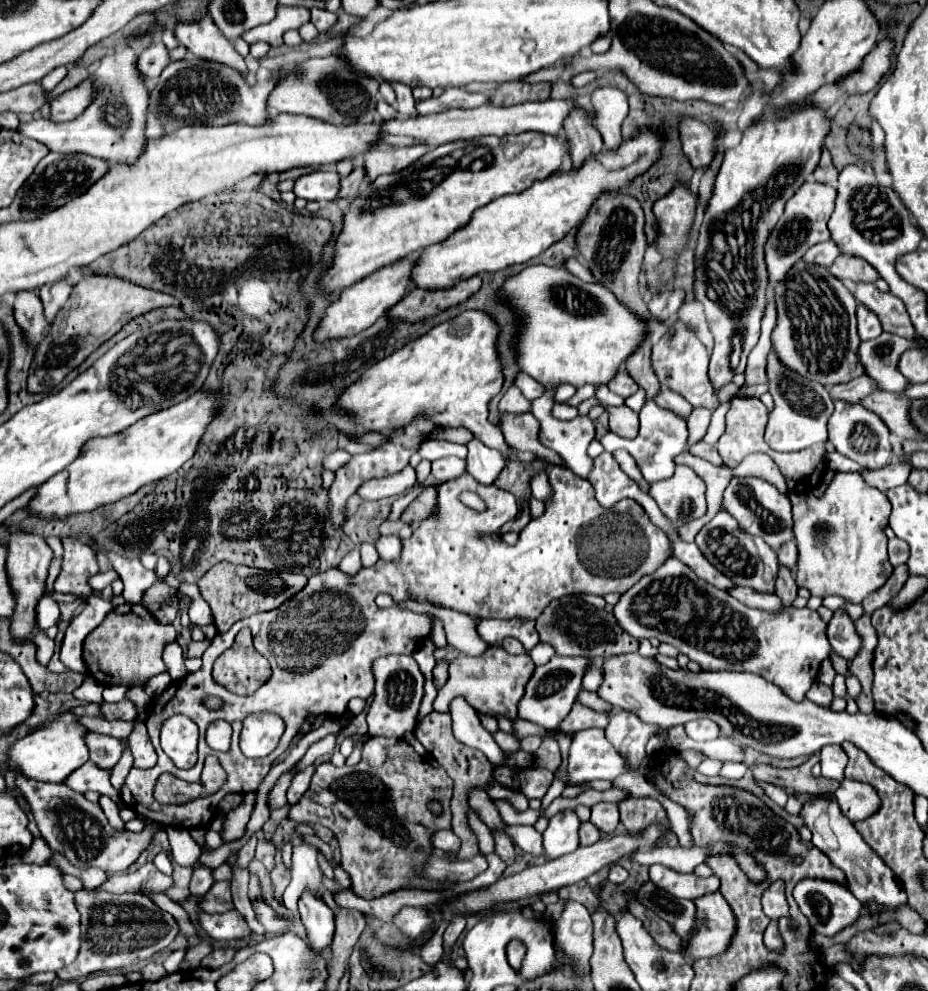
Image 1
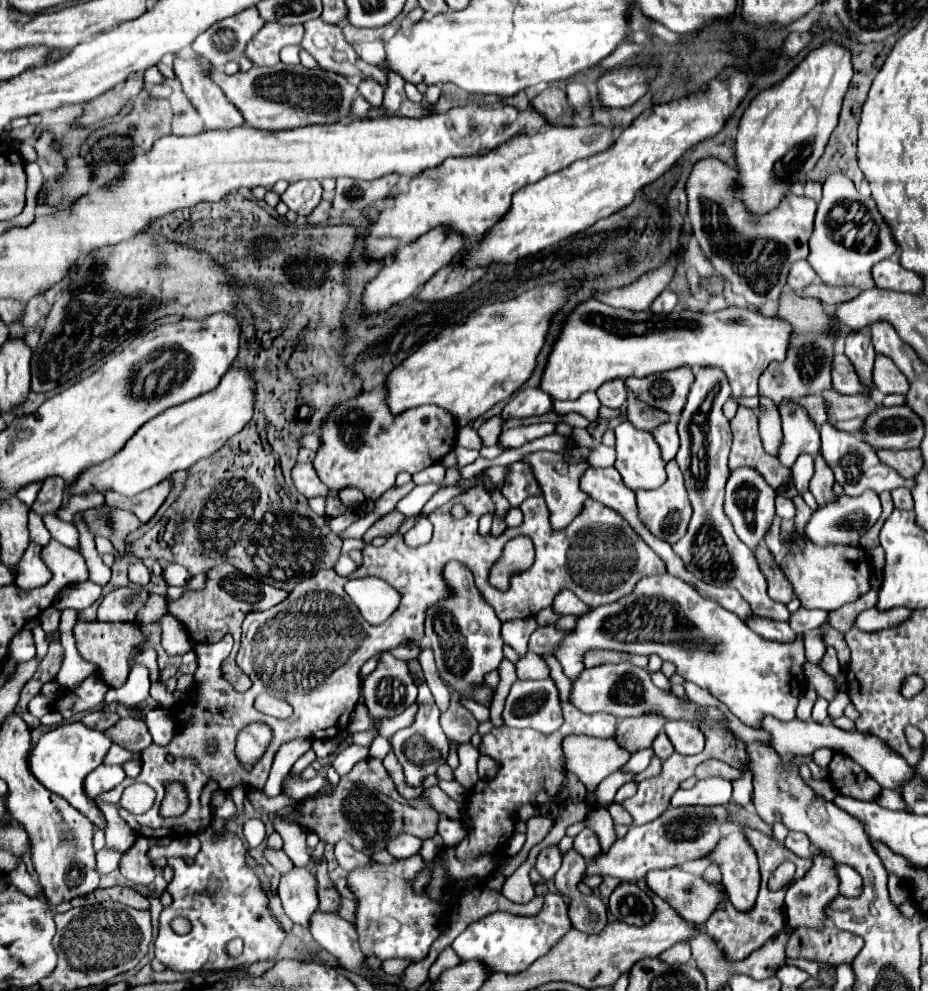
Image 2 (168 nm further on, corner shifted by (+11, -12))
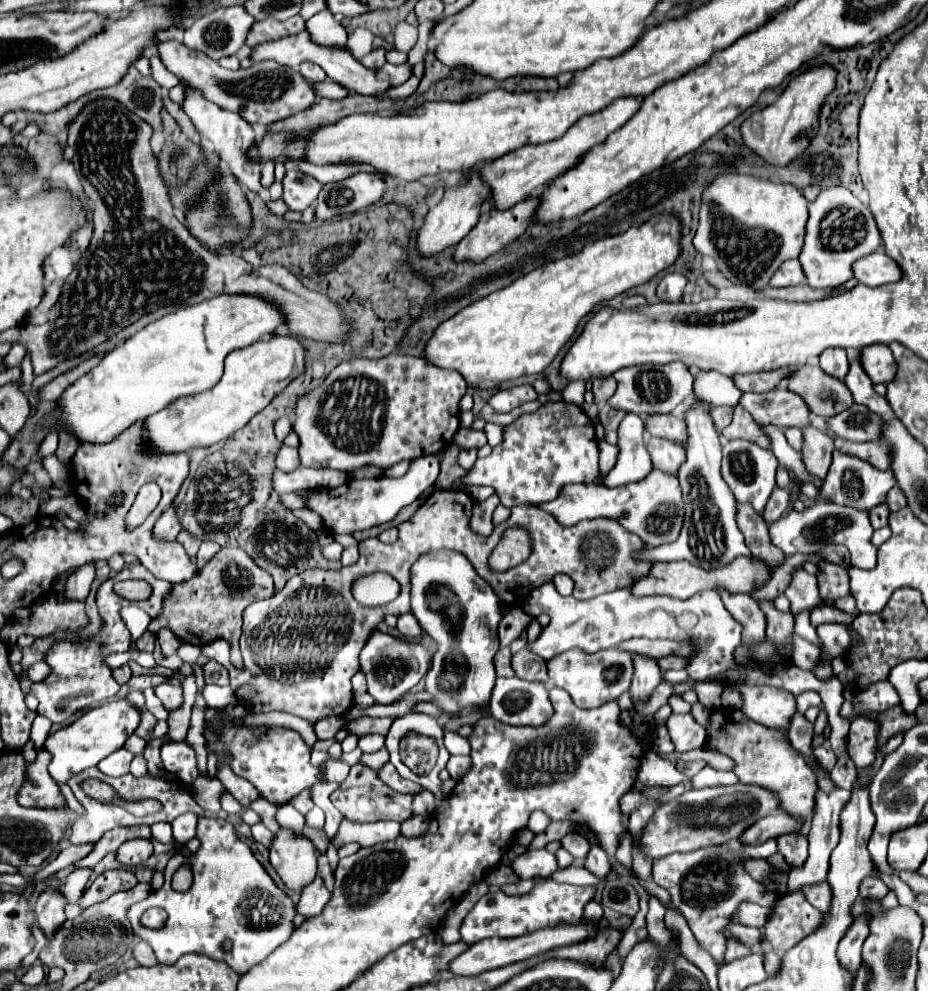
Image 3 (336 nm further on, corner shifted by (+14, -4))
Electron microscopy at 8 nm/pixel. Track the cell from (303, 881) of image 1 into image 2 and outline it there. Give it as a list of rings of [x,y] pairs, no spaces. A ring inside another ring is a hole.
[[[265,848],[265,858],[267,858],[267,862],[269,862],[275,870],[279,870],[281,874],[285,874],[285,872],[289,872],[289,870],[293,868],[293,862],[287,858],[287,854],[285,854],[283,850]]]

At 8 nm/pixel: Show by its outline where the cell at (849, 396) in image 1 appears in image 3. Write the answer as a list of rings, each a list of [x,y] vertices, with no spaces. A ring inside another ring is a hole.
[[[776,388],[764,394],[744,394],[740,404],[754,416],[762,426],[780,426],[780,428],[806,428],[810,426],[810,408],[796,392],[788,388]]]

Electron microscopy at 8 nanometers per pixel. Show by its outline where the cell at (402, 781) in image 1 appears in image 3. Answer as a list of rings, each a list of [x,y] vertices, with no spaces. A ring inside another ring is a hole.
[[[354,764],[348,778],[342,782],[342,786],[332,792],[332,804],[342,812],[346,820],[352,822],[378,822],[378,820],[396,820],[404,822],[412,816],[412,796],[410,794],[398,794],[390,790],[374,770],[370,770],[364,764]]]

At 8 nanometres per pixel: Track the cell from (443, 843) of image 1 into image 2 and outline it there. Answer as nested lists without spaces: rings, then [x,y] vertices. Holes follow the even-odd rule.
[[[399,834],[395,836],[389,844],[387,844],[387,852],[395,858],[409,858],[413,854],[417,854],[421,848],[421,840],[417,836],[411,834]]]

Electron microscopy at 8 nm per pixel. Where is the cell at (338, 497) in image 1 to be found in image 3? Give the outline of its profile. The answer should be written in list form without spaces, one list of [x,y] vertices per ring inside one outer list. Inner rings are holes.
[[[388,354],[378,360],[342,362],[310,396],[298,400],[294,432],[300,438],[300,464],[340,472],[354,472],[362,466],[386,470],[400,460],[438,454],[458,432],[458,402],[466,390],[458,372],[434,368],[424,358]]]

